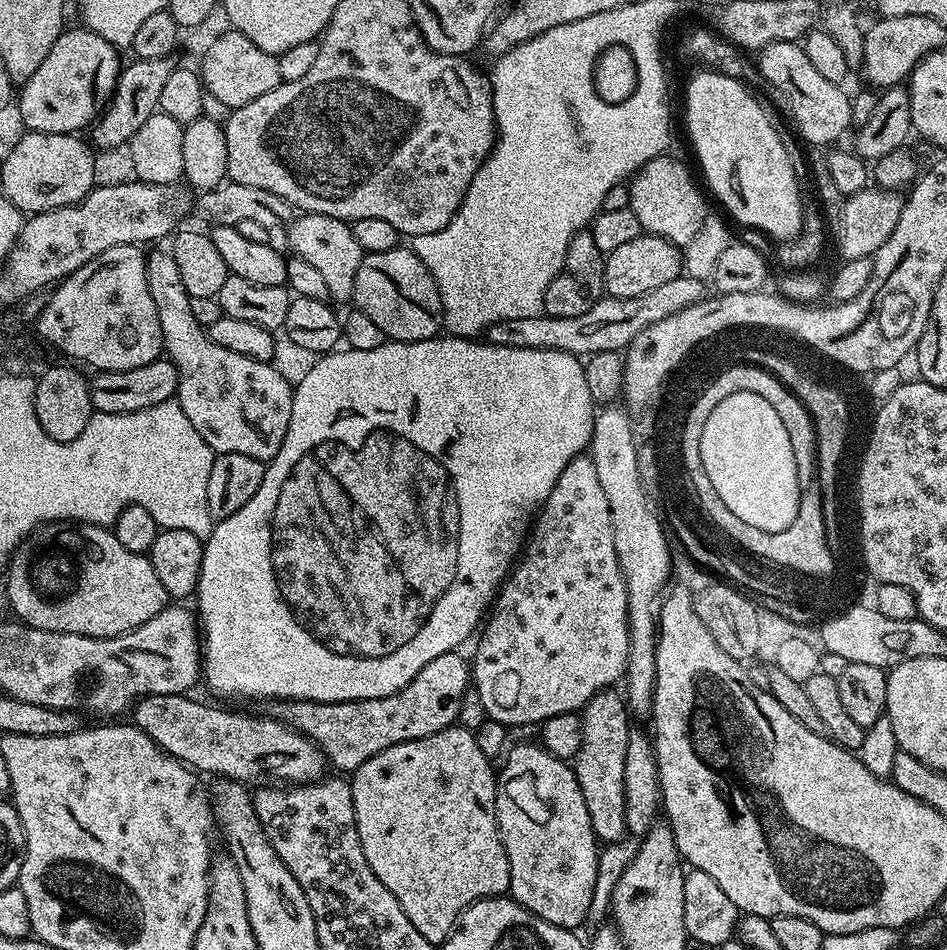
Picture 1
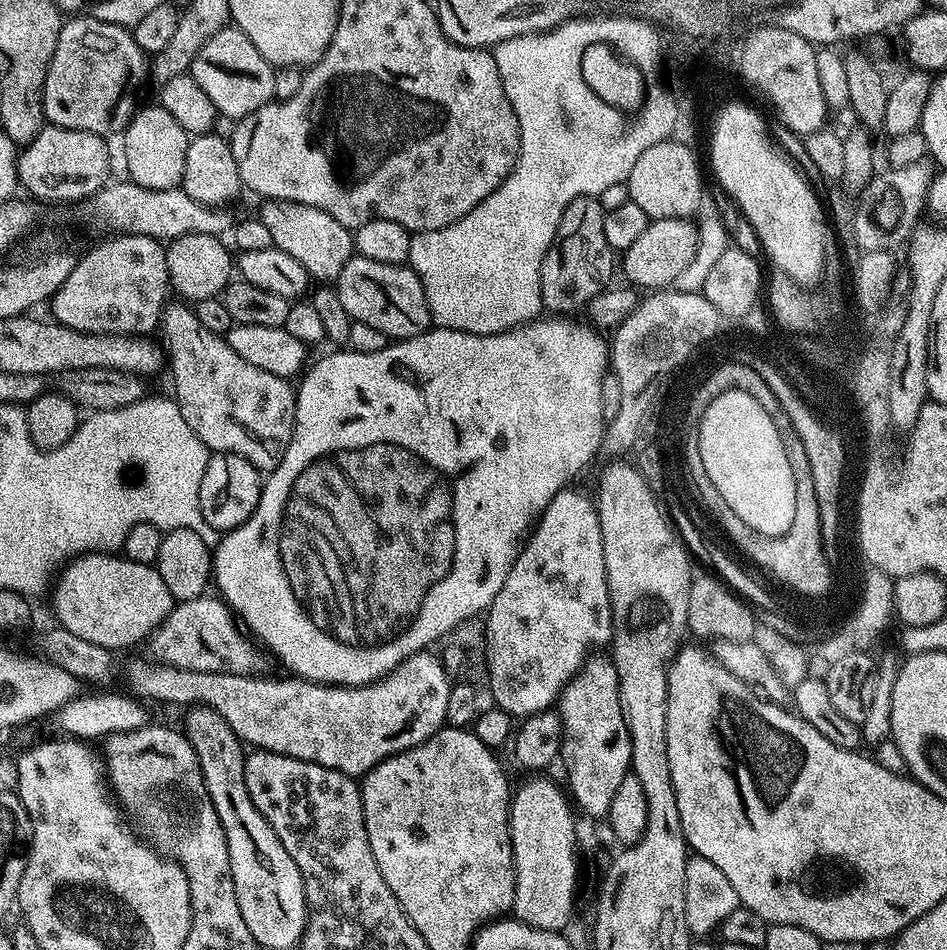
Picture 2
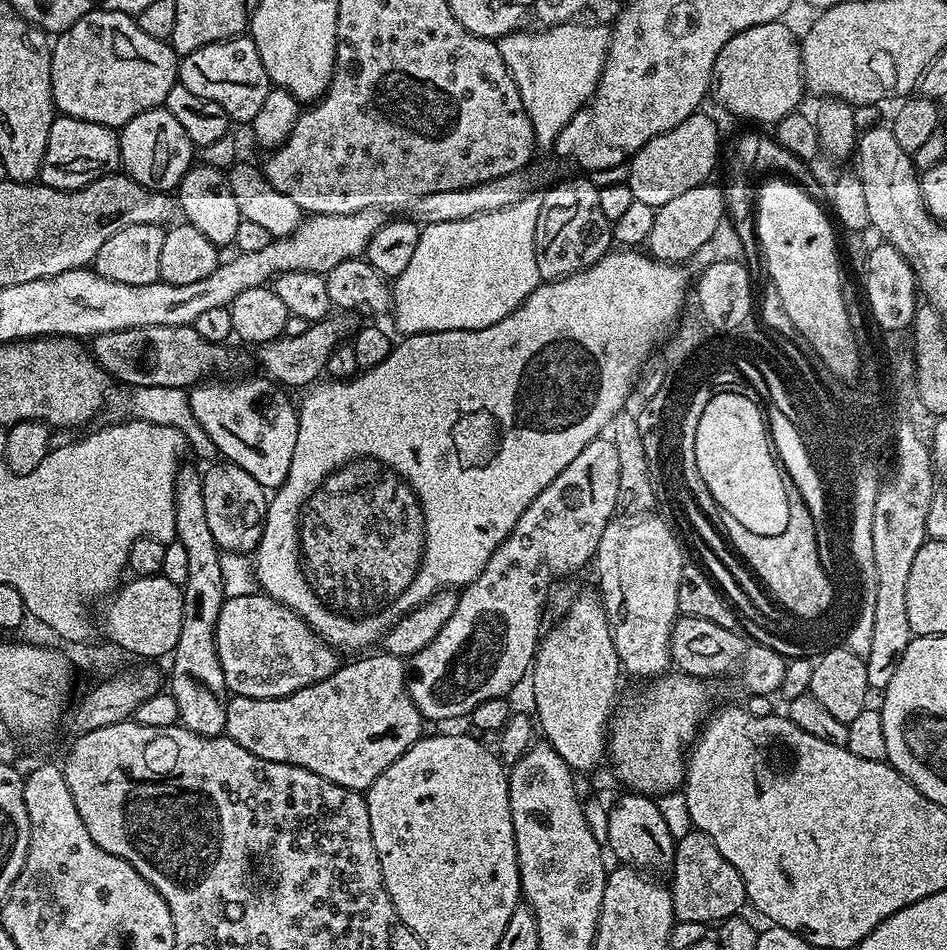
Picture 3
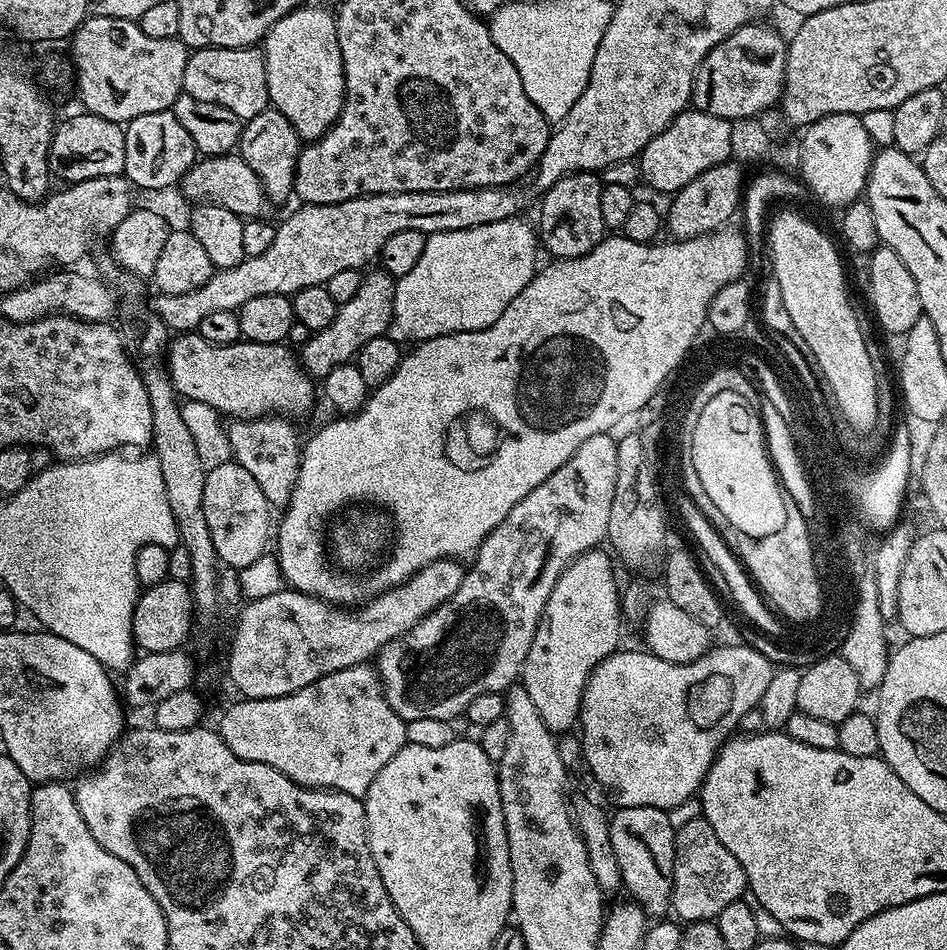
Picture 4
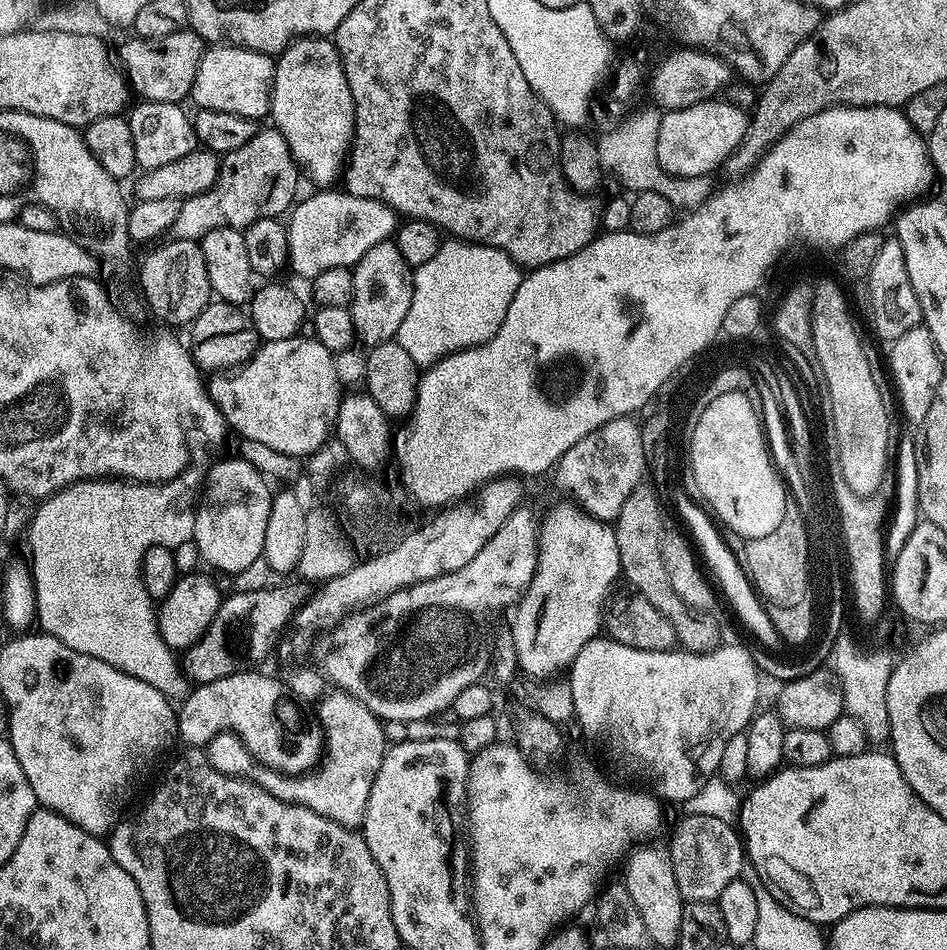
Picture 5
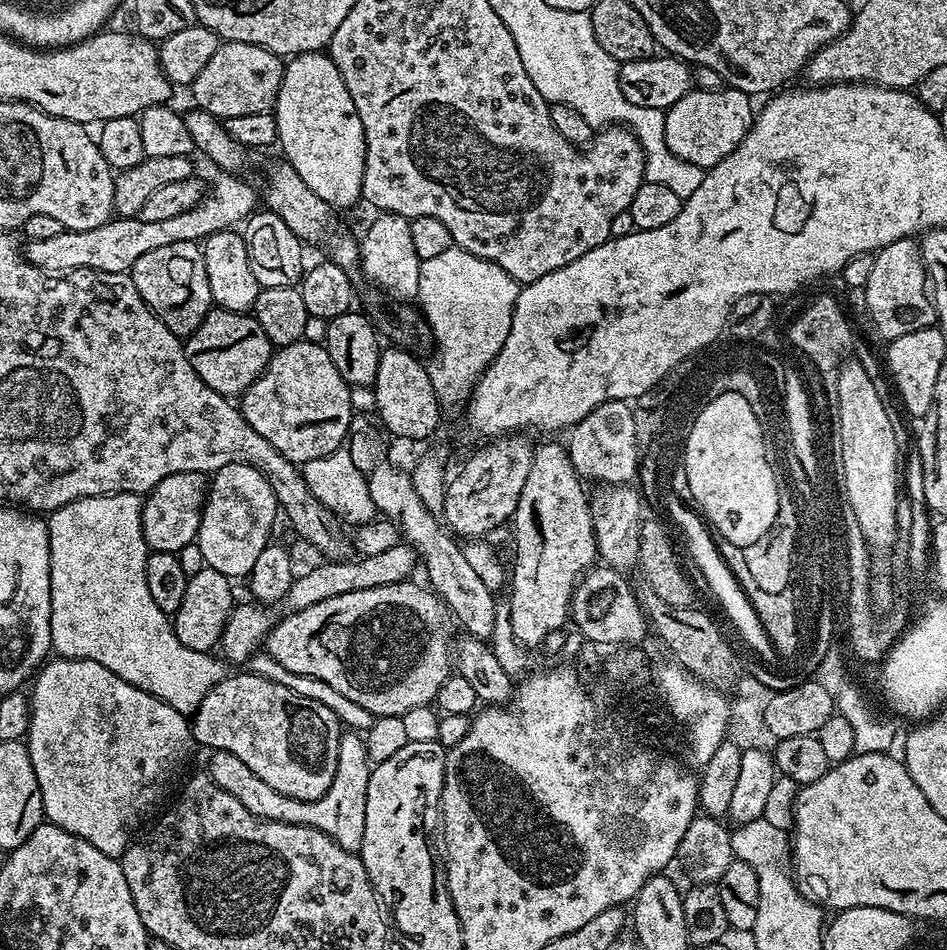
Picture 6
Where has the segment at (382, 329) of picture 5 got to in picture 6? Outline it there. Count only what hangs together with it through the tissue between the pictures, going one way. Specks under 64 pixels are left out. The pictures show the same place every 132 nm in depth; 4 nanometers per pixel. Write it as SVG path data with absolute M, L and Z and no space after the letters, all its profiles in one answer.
M382 212L373 215L364 237L359 237L360 262L359 267L396 302L412 302L418 294L418 274L420 259L414 251L414 241L410 235L410 220L407 216L399 216L393 212Z

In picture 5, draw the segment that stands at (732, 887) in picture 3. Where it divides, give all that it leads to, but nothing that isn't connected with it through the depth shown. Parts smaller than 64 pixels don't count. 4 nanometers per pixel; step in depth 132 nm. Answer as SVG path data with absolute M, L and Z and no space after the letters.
M684 816L676 824L672 832L672 841L666 844L670 854L670 862L674 866L674 878L678 878L678 890L685 902L719 901L722 890L730 886L730 882L741 879L746 868L746 853L743 839L729 821L713 816Z

